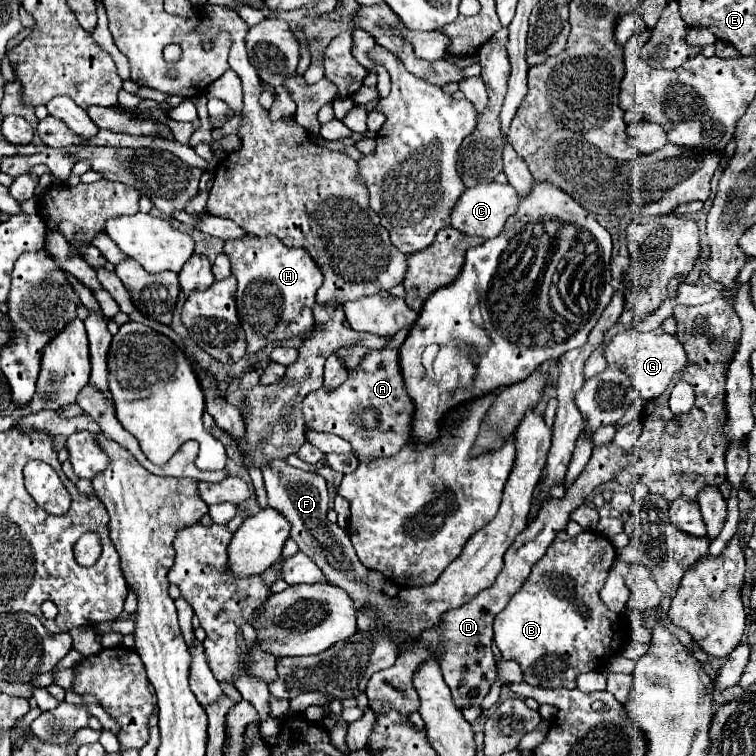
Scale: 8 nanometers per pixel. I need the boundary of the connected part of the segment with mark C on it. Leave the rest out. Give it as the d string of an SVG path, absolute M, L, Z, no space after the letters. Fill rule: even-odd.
M497 181L479 183L471 189L465 189L465 193L455 203L455 207L451 211L451 227L459 229L467 235L477 235L477 237L483 237L483 239L491 239L497 233L501 233L507 217L513 215L513 211L517 209L517 203L519 203L519 195L509 183L505 183L505 185L501 185Z

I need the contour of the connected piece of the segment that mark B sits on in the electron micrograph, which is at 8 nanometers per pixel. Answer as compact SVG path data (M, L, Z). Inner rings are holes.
M561 531L549 551L535 563L523 587L495 617L495 643L505 659L517 661L521 665L529 685L573 689L577 675L601 669L613 655L621 651L621 617L609 611L599 599L599 591L615 559L617 551L607 537L593 531L583 531L571 537Z

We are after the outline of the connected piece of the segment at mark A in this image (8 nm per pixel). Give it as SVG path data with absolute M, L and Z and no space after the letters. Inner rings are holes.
M383 347L369 349L359 365L349 371L345 383L335 389L321 387L311 391L301 401L301 413L305 421L305 429L325 431L347 439L353 445L353 451L361 463L367 463L377 457L389 457L399 453L407 441L411 439L411 423L413 423L413 399L409 397L401 365L399 365L399 349Z

